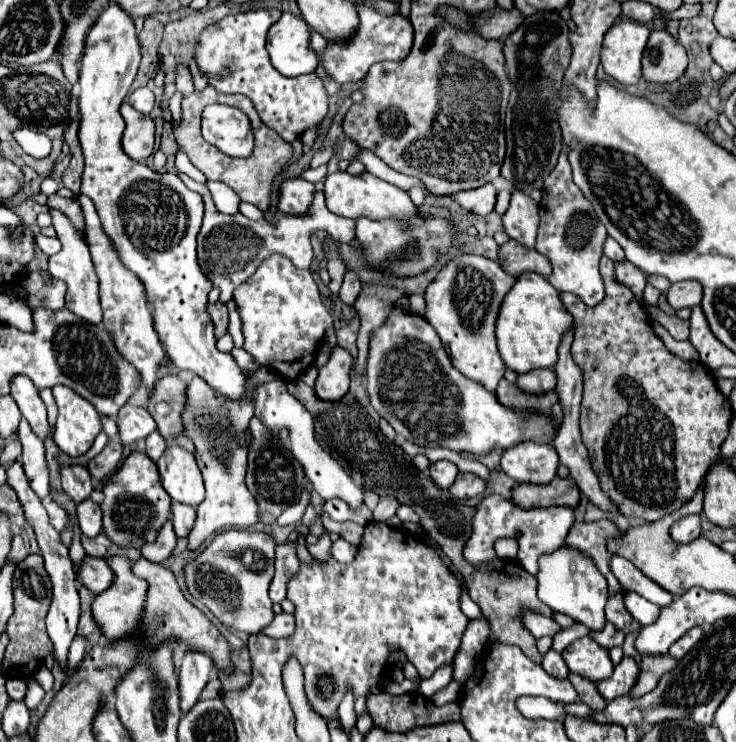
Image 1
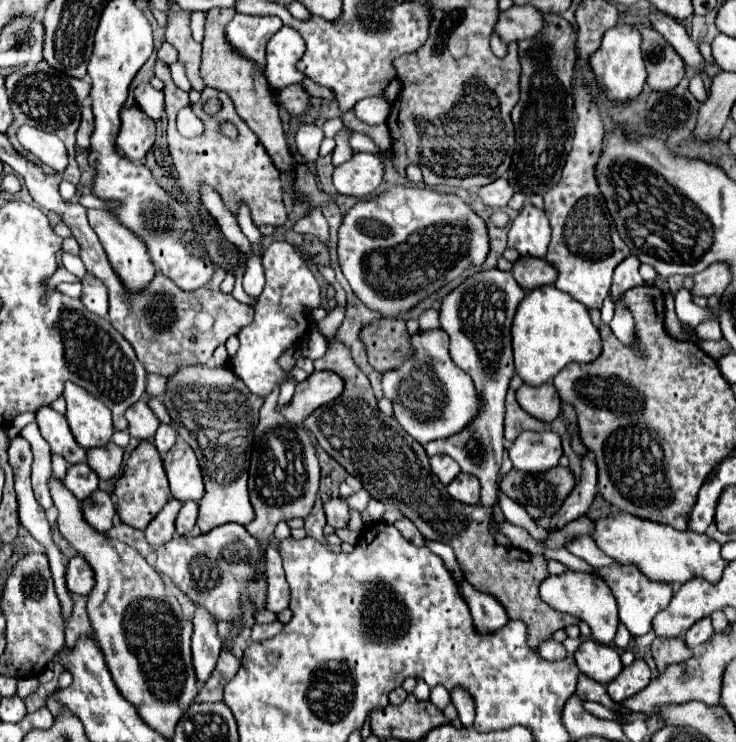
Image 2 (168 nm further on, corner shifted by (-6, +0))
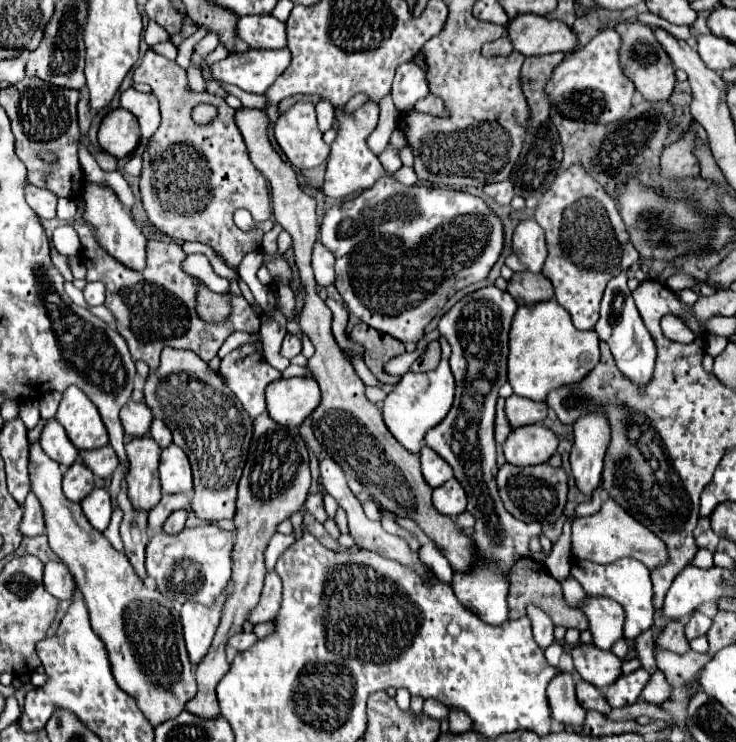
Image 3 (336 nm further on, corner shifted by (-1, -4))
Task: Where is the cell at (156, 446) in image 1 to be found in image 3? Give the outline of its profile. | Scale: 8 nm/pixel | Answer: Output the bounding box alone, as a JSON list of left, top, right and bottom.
[150,418,172,448]

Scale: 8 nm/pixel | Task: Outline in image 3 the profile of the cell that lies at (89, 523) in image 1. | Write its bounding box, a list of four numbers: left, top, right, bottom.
[82,488,112,532]

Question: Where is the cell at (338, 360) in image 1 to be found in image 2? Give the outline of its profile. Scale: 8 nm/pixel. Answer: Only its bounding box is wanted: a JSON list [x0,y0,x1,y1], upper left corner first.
[283,372,345,424]

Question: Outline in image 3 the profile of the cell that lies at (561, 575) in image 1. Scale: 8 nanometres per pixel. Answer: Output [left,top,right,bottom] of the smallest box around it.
[582,600,624,650]

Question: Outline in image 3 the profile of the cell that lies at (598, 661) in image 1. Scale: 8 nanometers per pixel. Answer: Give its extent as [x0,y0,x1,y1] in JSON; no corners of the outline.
[572,644,622,688]

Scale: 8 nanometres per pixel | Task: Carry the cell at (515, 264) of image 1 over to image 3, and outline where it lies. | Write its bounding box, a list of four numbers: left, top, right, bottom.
[508,272,554,304]

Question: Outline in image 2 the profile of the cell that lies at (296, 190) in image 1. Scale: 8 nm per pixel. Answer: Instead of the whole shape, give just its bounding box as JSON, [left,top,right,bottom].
[293,208,329,244]

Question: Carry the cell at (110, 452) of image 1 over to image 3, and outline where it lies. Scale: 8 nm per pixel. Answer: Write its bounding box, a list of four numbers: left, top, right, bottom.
[80,446,118,478]

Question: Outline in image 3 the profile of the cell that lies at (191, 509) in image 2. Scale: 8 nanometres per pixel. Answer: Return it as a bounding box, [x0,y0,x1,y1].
[164,510,188,534]

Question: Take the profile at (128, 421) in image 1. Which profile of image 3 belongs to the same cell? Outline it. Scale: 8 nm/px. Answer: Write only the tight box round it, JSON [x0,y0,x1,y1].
[120,402,152,436]

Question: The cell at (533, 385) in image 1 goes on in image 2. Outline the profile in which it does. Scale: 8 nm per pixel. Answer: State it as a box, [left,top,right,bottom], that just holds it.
[517,382,561,422]

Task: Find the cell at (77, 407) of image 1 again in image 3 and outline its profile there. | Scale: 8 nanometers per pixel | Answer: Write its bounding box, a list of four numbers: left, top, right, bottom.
[56,386,108,450]

